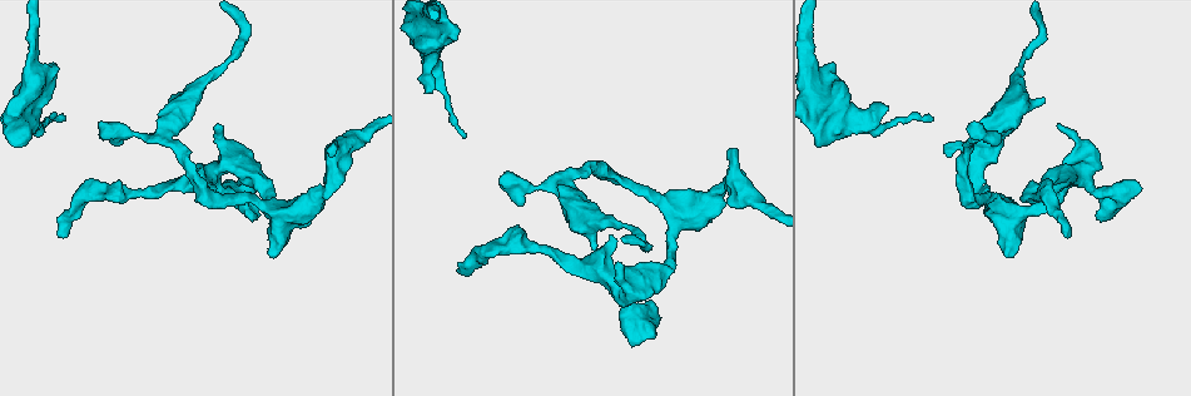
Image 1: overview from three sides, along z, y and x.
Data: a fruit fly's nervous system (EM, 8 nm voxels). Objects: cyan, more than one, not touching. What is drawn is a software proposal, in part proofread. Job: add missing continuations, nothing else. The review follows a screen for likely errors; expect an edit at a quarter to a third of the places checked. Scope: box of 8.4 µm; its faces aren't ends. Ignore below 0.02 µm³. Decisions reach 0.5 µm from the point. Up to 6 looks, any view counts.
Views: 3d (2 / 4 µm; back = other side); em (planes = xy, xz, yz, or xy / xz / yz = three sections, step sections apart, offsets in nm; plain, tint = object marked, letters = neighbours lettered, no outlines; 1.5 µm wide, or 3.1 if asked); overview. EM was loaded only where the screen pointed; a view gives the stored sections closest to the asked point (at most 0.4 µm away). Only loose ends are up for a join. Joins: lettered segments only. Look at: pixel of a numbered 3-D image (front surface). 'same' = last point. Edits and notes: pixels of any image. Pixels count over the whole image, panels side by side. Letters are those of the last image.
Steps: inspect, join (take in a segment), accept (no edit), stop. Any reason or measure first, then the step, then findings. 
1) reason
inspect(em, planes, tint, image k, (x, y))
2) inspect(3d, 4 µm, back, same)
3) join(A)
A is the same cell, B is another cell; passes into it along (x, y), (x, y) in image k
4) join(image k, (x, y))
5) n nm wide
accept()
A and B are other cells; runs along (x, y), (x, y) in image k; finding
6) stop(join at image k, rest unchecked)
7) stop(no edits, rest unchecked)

branch stops here
inspect(em, yz, step 8, tint, image 1, (60, 119))

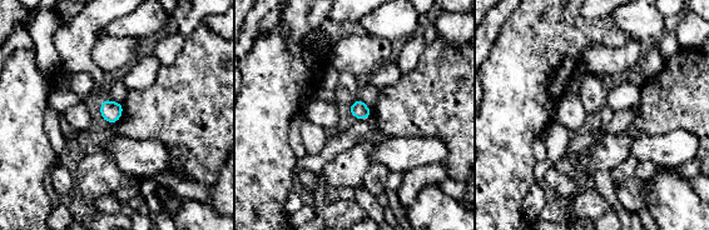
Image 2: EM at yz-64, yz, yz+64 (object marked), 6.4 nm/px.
inspect(em, planes, letters, same)

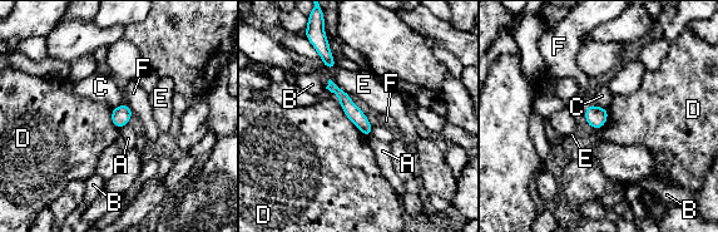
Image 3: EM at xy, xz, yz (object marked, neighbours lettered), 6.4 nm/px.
D touches over 280 nm
accept()
A, B, C, D, E and F are other cells; border along (338, 103), (346, 117), (365, 137) in image 3; none of them fits

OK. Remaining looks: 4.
an open end
inspect(em, xz, step 4, letters, image 1, (465, 271))

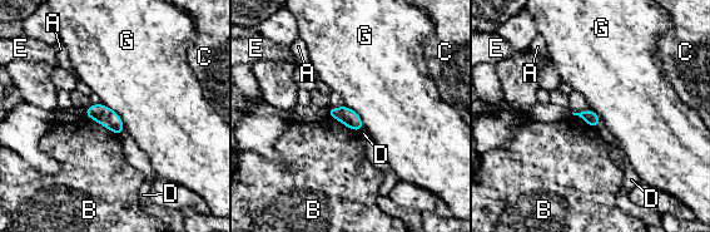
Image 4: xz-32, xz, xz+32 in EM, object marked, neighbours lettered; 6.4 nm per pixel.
B touches over 260 nm
accept()
A, B, C, D, E and G are other cells; border along (102, 103), (119, 116), (125, 131) in image 4; none of them fits

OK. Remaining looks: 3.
branch stops here
inspect(em, yz, step 4, letters, image 1, (273, 251))

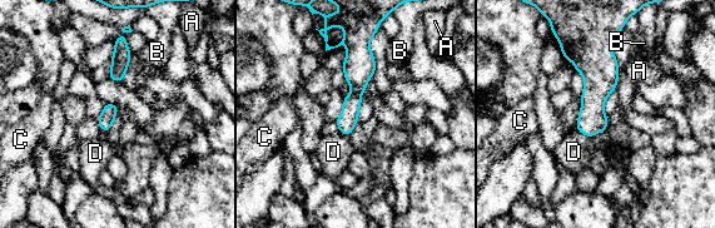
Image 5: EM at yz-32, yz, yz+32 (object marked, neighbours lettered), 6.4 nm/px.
accept()
A, B, C and D are other cells; border along (362, 102), (358, 122), (348, 137) in image 5; none of them fits

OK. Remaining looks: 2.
stop(no edits, rest unchecked)

